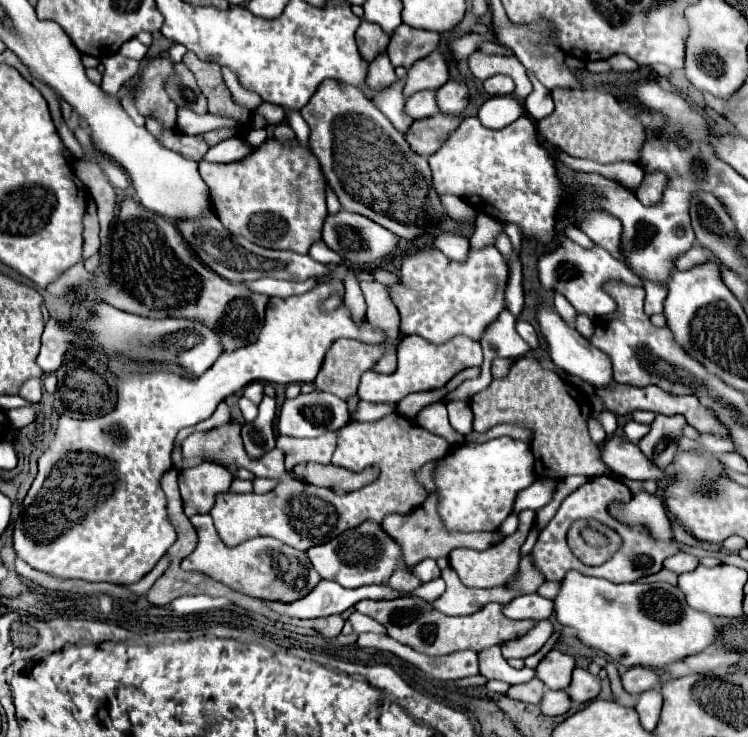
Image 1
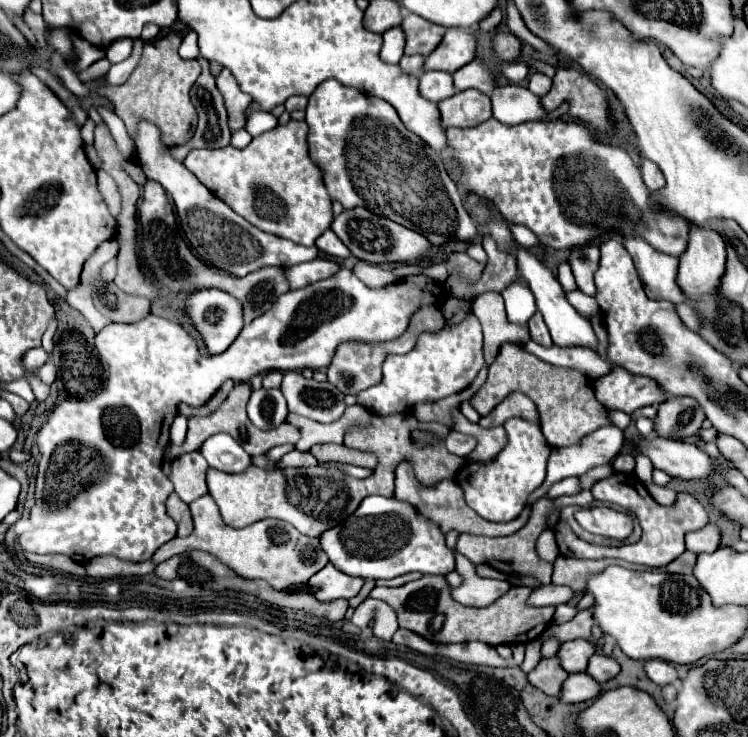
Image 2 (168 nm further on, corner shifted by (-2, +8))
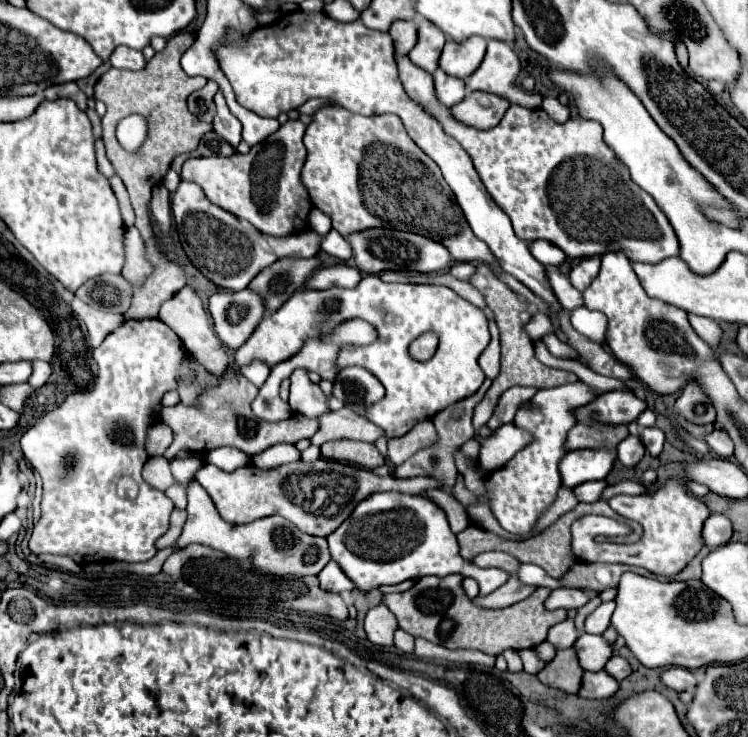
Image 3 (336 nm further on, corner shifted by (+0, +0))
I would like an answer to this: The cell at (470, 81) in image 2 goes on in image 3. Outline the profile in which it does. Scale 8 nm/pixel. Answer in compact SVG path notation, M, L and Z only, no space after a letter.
M490 39L484 61L470 77L466 77L466 89L500 95L512 105L520 105L526 109L540 107L540 97L534 93L526 93L516 83L518 71L520 61L510 45L498 39Z

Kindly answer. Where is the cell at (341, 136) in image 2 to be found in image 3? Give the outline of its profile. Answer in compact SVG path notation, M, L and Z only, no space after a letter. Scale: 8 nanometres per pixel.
M330 103L314 113L312 123L304 135L304 145L308 149L308 157L302 169L302 183L310 193L312 205L332 219L332 227L340 235L346 237L354 231L370 227L392 227L398 231L436 239L450 251L452 261L484 261L496 265L490 249L470 231L470 225L466 223L454 199L454 193L442 179L438 167L434 167L434 163L430 163L430 157L426 157L422 149L418 149L418 145L406 135L400 117L390 113L362 117L340 107L338 103Z

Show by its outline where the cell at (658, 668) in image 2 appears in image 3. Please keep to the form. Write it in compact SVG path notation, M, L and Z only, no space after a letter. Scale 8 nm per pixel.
M670 667L670 669L662 671L660 679L662 679L662 683L666 687L670 687L670 689L674 689L678 693L684 691L684 689L688 689L688 687L694 687L696 685L694 675L690 671L686 671L686 669L682 669L682 667Z

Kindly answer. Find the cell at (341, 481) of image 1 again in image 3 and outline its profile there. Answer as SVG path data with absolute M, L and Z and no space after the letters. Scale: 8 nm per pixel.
M342 439L342 441L322 445L320 451L322 451L324 459L364 467L364 469L370 469L370 471L384 465L382 455L378 453L378 449L372 443L358 443L358 441Z

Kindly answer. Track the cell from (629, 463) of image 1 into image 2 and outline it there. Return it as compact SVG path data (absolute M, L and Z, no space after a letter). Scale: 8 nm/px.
M644 439L634 443L636 453L644 453L652 459L656 469L666 471L680 479L704 479L716 469L716 461L692 443L678 439Z

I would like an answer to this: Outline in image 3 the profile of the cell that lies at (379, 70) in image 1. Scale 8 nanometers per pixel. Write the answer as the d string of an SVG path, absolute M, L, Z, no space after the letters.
M398 21L398 23L392 23L390 27L390 37L394 41L394 51L396 51L396 57L400 55L408 55L408 51L416 45L416 23L414 21Z

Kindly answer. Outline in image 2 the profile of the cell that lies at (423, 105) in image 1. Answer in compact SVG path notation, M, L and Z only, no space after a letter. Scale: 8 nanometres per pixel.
M424 71L420 75L420 93L430 101L442 101L456 93L452 75L444 71Z

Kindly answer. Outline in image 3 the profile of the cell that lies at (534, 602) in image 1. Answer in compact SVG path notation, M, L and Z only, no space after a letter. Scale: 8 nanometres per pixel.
M554 589L550 593L550 597L546 599L544 607L546 609L578 609L582 605L588 603L588 595L584 591L578 591L578 589Z

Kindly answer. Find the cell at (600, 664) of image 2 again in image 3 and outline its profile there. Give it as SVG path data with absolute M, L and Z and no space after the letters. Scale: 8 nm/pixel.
M610 657L604 669L606 669L606 673L612 675L616 681L622 681L624 677L630 675L630 665L628 665L628 661L624 661L622 657Z

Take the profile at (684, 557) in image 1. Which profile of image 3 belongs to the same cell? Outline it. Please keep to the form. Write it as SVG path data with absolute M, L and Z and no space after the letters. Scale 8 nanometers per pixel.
M710 515L702 529L702 543L708 549L726 545L732 537L732 523L724 515Z

